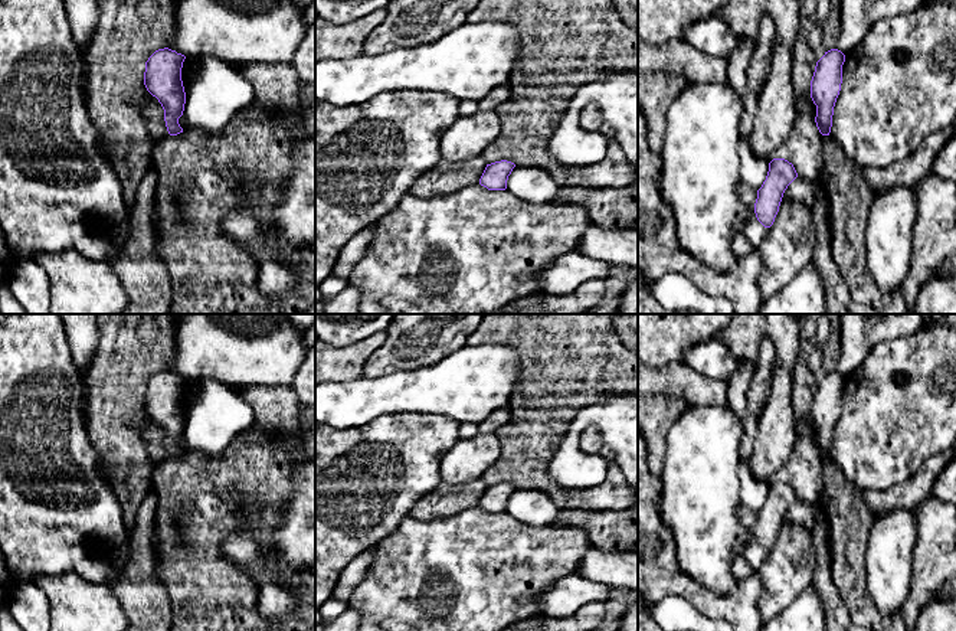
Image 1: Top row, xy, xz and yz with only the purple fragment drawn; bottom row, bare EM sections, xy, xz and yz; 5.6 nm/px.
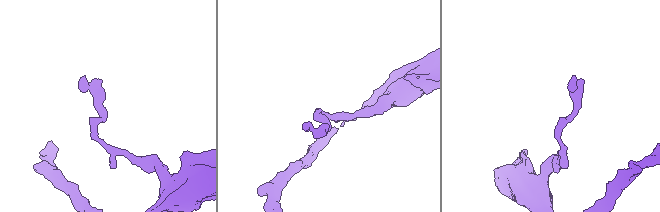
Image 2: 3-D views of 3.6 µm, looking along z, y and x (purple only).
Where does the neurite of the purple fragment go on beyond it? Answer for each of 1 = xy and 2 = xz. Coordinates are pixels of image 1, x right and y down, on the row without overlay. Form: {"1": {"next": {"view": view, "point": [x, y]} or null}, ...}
{"1": {"next": null}, "2": {"next": null}}

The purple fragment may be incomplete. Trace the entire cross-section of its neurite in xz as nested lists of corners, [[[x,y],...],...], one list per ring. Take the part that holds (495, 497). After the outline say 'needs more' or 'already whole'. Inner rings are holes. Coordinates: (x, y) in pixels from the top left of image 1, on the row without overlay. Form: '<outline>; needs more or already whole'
[[[507,483],[487,487],[479,501],[479,507],[487,510],[488,513],[505,513],[508,498],[511,497],[514,490],[515,487]]]; already whole

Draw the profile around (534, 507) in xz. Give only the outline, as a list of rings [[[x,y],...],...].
[[[515,488],[507,503],[510,516],[533,527],[553,526],[562,510],[557,500],[544,490]]]

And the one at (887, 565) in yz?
[[[898,509],[872,519],[864,572],[868,594],[883,615],[893,617],[901,611],[917,539],[919,520],[914,511]]]

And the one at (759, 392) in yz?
[[[766,336],[759,347],[757,364],[747,392],[747,406],[750,413],[759,422],[765,405],[770,398],[773,373],[776,363],[776,347]]]

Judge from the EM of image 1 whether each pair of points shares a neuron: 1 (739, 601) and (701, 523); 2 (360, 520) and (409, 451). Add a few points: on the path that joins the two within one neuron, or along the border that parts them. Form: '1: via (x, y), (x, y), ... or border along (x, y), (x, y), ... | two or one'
1: border along (737, 579), (726, 595), (709, 591), (700, 584) | two
2: via (360, 503), (392, 468) | one

